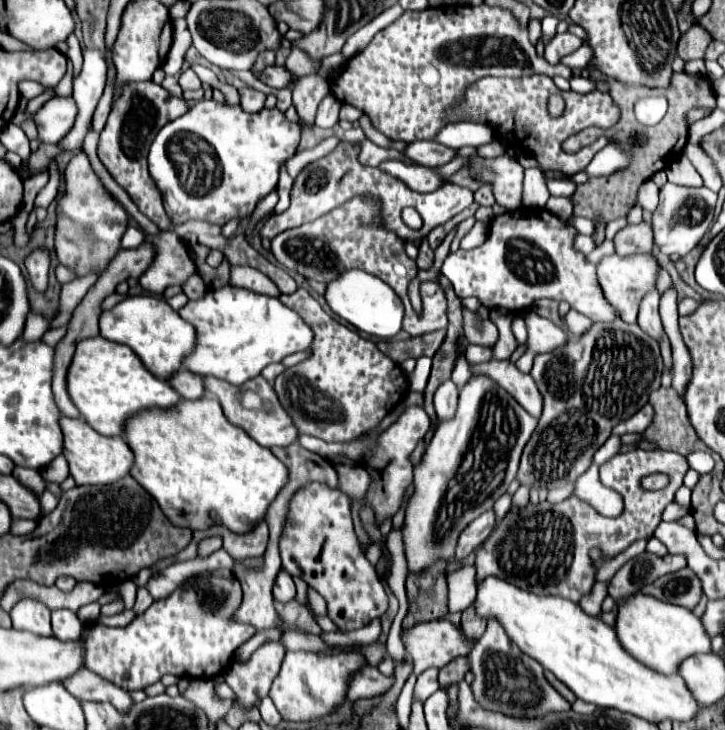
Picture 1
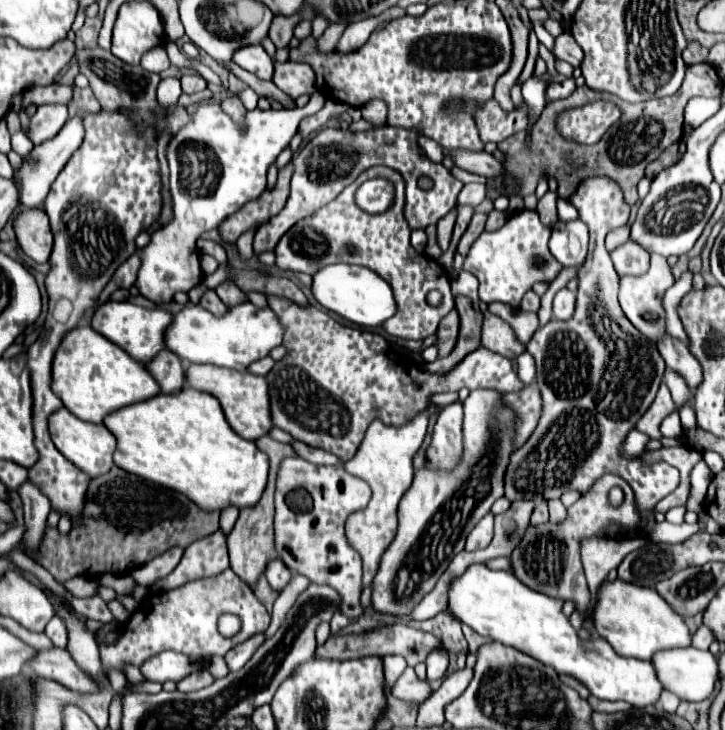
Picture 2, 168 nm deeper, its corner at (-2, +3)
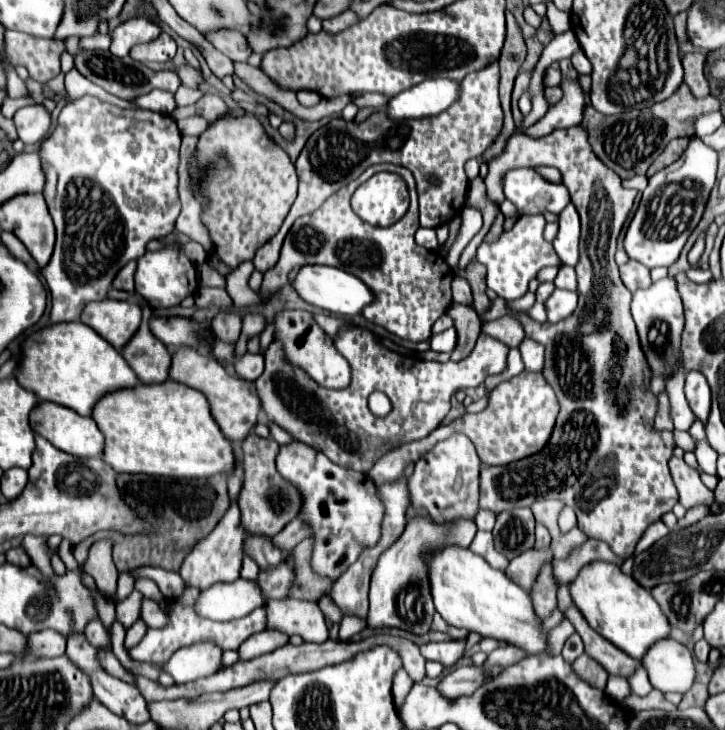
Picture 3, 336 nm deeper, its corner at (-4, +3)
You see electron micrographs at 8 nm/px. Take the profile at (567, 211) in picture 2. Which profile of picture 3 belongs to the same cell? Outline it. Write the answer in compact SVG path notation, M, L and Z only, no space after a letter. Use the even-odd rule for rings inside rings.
M532 168L508 170L504 174L504 196L518 208L520 216L540 212L560 214L570 202L564 184L550 184Z

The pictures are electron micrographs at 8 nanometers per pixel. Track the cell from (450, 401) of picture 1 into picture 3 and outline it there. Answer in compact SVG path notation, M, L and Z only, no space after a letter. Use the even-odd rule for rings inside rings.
M452 434L446 440L440 440L432 450L428 450L414 468L414 474L408 482L412 506L424 508L436 522L446 522L452 518L474 518L478 512L478 474L482 462L478 460L476 448L470 438L464 434Z

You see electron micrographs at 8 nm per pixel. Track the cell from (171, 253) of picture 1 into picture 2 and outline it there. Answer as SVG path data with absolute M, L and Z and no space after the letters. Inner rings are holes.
M314 92L310 96L310 102L304 108L292 108L292 110L252 110L246 114L246 130L238 130L234 122L230 122L228 114L212 100L202 102L198 110L192 114L192 122L184 126L168 144L166 156L170 164L170 190L174 200L174 220L158 230L152 232L152 242L144 248L138 248L136 254L142 260L142 266L138 270L136 286L140 294L156 304L168 304L176 292L188 292L196 284L202 282L202 270L200 270L200 256L196 252L196 240L202 232L218 228L218 222L240 210L246 202L258 198L262 190L266 188L266 172L272 162L276 162L278 154L290 144L292 136L298 130L298 124L302 118L316 114L324 106L326 98L320 92Z

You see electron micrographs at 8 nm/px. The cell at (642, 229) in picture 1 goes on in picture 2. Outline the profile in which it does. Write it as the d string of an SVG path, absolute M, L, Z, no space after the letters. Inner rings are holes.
M630 240L614 250L610 256L620 276L640 276L650 266L650 254L646 254L646 250L640 250L640 246Z

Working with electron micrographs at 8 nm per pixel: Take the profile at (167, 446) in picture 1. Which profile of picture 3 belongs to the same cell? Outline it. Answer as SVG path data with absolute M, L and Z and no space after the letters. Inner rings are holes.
M166 380L162 384L140 383L134 388L106 394L96 404L96 410L92 410L92 418L96 420L98 428L106 438L104 460L116 472L168 476L168 478L210 478L220 472L230 474L236 466L234 446L214 422L204 394L198 394L198 390L180 382Z

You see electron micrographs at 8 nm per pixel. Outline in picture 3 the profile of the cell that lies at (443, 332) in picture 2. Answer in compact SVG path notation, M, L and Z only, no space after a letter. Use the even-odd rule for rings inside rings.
M452 304L448 308L448 314L454 318L454 328L458 334L458 342L456 342L456 348L452 350L450 360L458 362L472 352L476 338L482 332L482 322L480 322L478 314L472 312L470 306L462 306L462 304Z

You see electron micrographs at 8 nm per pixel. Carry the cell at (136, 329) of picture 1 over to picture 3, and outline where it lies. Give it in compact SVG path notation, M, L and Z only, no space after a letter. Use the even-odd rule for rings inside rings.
M106 298L102 302L86 304L80 320L94 328L116 350L122 350L140 328L142 312L138 304Z

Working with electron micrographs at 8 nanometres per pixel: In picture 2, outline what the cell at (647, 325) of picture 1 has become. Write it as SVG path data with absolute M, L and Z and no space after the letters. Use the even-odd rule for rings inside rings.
M664 334L660 346L658 346L662 358L666 360L666 366L674 372L678 372L686 386L694 392L700 384L702 384L702 366L700 362L690 354L688 346L676 338L670 338L668 334Z

